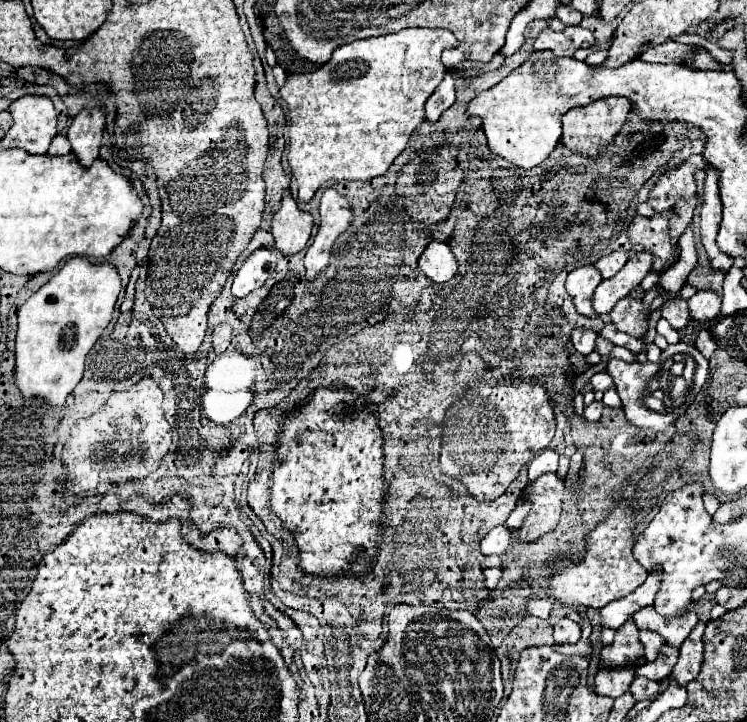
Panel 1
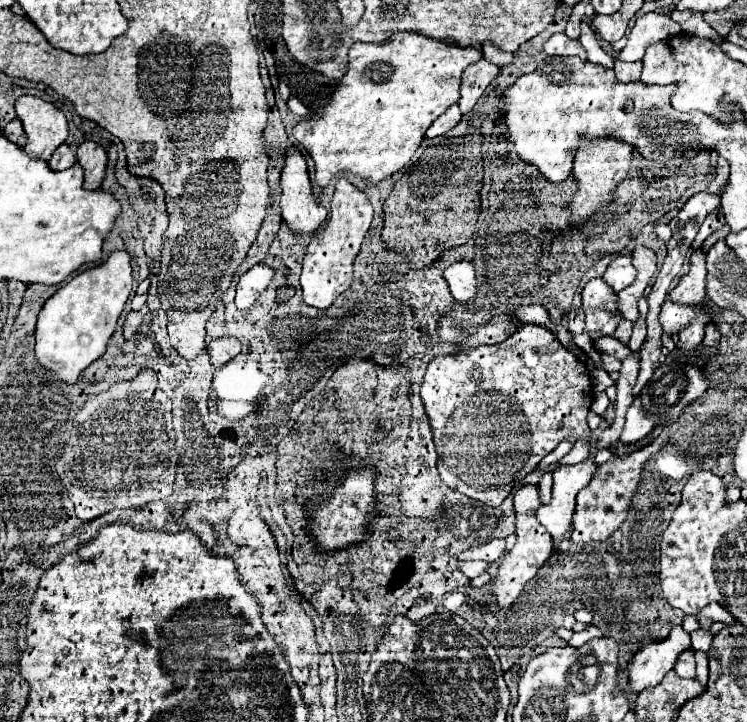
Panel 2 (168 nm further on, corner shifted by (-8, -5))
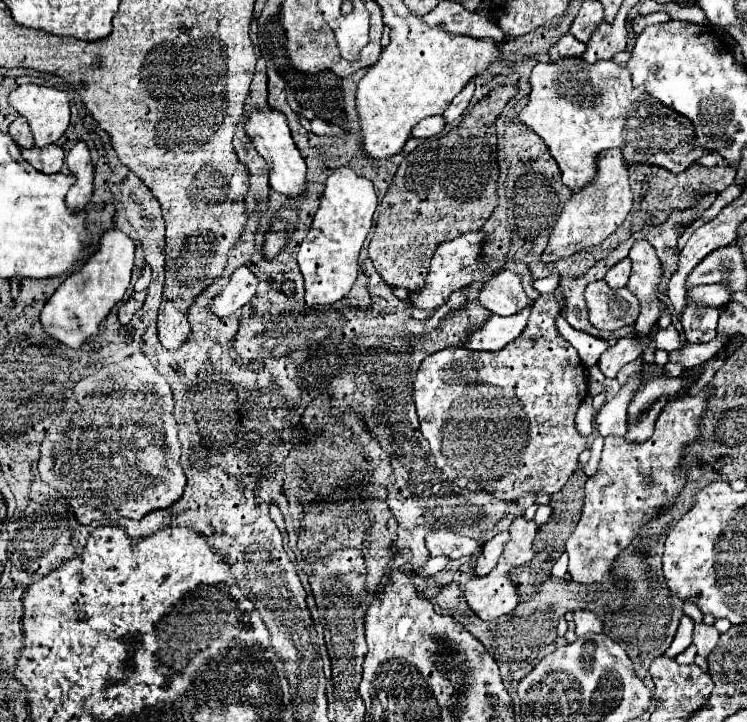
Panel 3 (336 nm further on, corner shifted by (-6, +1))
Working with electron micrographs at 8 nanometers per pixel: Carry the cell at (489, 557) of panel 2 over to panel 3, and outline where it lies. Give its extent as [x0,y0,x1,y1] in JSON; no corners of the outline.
[426,530,484,558]

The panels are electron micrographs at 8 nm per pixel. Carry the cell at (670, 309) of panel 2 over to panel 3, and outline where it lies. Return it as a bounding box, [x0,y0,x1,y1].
[686,284,730,306]

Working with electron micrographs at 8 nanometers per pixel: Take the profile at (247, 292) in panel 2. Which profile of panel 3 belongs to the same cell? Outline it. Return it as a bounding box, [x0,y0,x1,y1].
[210,266,258,316]

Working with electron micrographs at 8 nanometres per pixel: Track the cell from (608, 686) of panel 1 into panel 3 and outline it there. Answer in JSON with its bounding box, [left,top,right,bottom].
[664,616,694,658]

